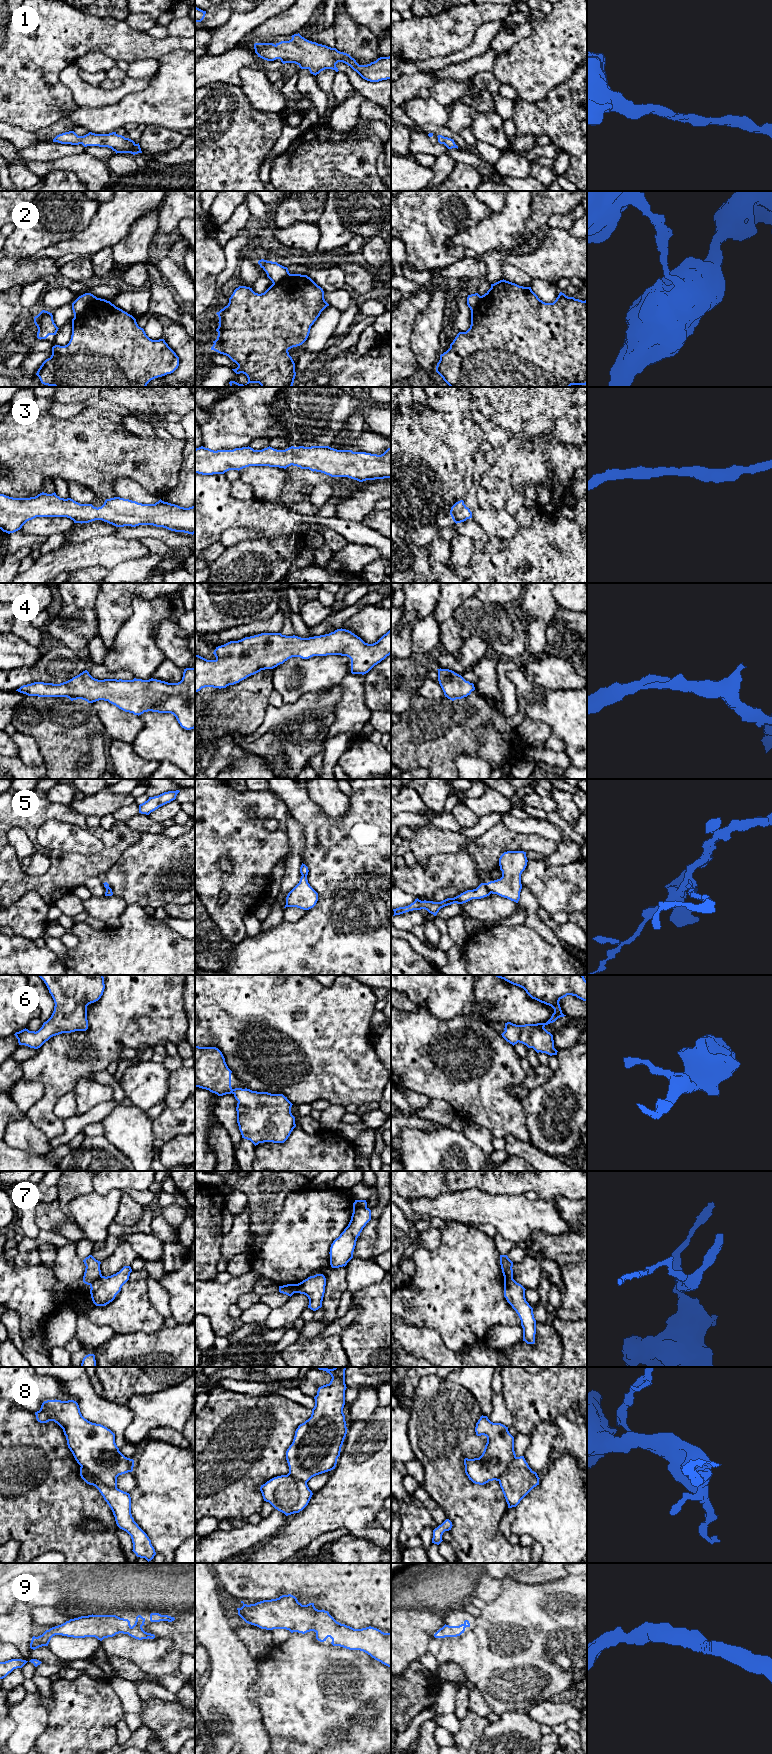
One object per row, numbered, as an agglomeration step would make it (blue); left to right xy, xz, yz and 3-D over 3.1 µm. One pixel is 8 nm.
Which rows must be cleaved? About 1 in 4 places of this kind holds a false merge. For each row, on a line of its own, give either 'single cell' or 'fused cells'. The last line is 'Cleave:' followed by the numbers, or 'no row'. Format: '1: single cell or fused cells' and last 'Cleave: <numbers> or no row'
1: single cell
2: fused cells
3: single cell
4: single cell
5: fused cells
6: single cell
7: fused cells
8: fused cells
9: single cell
Cleave: 2, 5, 7, 8

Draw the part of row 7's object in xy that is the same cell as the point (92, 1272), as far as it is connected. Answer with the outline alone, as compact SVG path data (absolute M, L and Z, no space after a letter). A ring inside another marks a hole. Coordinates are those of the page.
M89 1255L83 1260L86 1268L83 1276L83 1282L90 1285L96 1279L102 1276L100 1270L101 1262L96 1260L92 1255Z

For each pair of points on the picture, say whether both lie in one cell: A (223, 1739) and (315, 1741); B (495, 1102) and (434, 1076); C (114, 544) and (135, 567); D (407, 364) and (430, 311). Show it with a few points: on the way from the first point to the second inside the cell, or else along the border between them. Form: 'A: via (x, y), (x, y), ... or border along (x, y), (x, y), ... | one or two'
A: border along (262, 1717), (262, 1726), (270, 1743) | two
B: via (480, 1092), (464, 1076), (449, 1076) | one
C: border along (150, 552), (144, 556), (118, 563), (109, 570) | two
D: border along (413, 327), (412, 351), (420, 366) | two

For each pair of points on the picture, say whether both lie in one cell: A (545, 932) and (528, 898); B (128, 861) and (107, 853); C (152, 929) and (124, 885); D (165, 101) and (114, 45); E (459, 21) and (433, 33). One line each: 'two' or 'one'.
A: one
B: two
C: two
D: two
E: one

